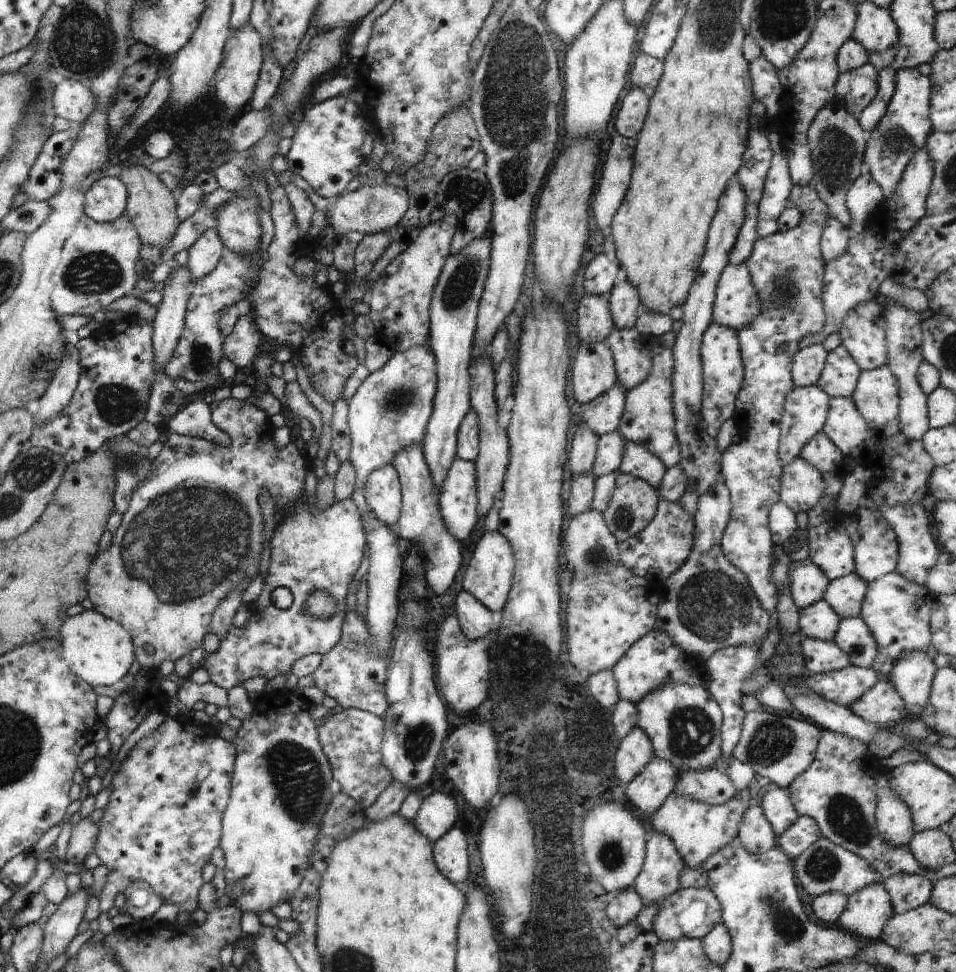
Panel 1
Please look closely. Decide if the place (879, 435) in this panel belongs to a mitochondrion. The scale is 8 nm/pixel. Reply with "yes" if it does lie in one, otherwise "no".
no

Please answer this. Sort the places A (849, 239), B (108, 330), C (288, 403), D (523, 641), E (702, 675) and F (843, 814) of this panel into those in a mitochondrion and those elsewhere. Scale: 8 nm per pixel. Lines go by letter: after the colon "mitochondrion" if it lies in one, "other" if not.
A: other
B: other
C: other
D: other
E: other
F: mitochondrion

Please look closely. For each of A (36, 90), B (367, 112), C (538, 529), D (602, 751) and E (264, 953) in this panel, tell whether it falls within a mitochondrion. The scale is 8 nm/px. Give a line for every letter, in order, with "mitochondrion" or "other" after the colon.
A: other
B: other
C: other
D: other
E: other

